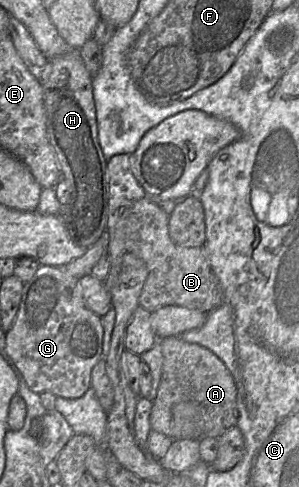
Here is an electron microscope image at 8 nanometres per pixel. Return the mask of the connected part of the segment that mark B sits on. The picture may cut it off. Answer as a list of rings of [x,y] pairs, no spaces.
[[[150,197],[137,201],[130,210],[126,220],[125,246],[127,252],[142,259],[148,275],[139,297],[139,306],[150,312],[169,305],[184,306],[204,313],[220,307],[224,301],[221,284],[212,270],[204,247],[183,247],[173,242],[169,234],[169,214]]]

